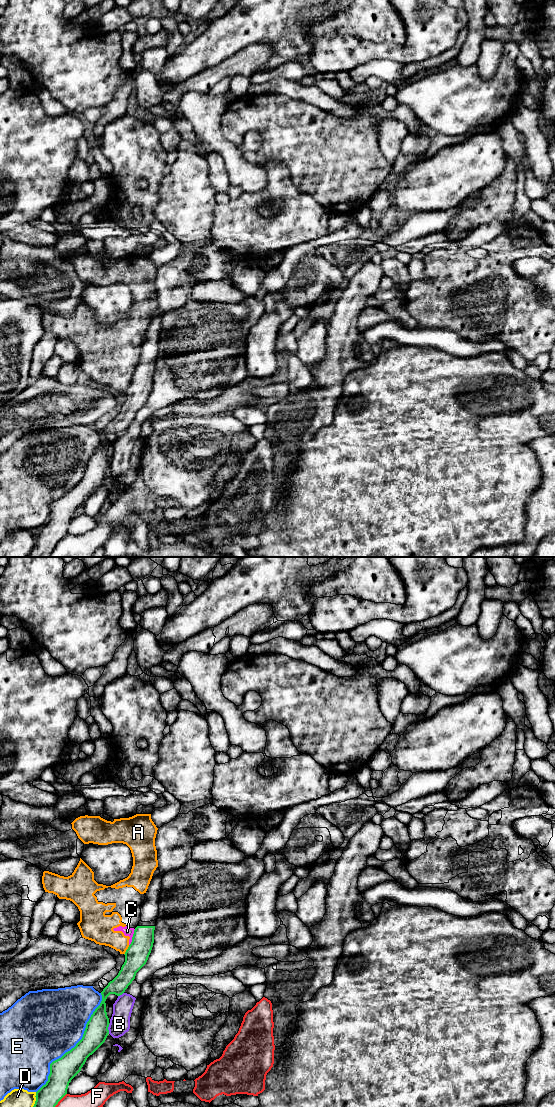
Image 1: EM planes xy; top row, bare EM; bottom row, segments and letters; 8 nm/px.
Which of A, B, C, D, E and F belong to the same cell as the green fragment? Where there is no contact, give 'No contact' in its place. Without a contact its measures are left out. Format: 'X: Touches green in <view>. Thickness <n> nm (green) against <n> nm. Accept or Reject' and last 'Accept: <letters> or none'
A: Touches green in xy. Thickness 190 nm (green) against 190 nm. Reject
B: Touches green in xy. Thickness 190 nm (green) against 160 nm. Reject
C: Touches green in xy. Thickness 190 nm (green) against 70 nm. Reject
D: Touches green in xy. Thickness 180 nm (green) against 140 nm. Reject
E: Touches green in xy. Thickness 200 nm (green) against 480 nm. Reject
F: Touches green in xy. Thickness 200 nm (green) against 130 nm. Reject
Accept: none

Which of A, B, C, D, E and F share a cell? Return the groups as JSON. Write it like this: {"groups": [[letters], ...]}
{"groups": [["A", "C"], ["B"], ["D"], ["E"], ["F"]]}

